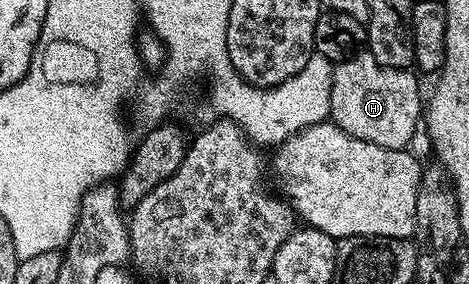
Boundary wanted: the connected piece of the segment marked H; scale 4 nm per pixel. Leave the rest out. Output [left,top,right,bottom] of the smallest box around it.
[330,53,425,151]

